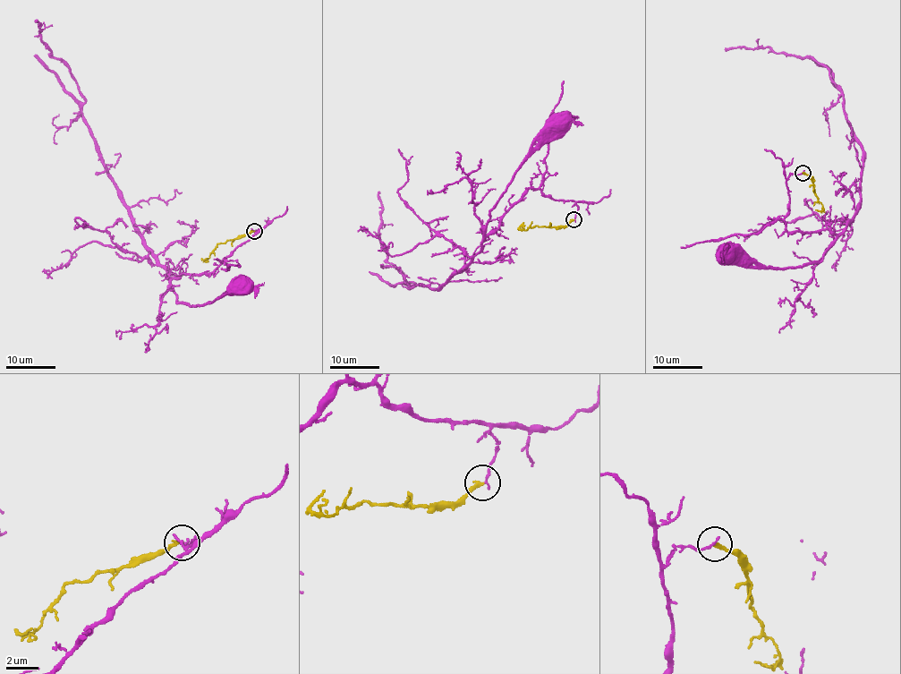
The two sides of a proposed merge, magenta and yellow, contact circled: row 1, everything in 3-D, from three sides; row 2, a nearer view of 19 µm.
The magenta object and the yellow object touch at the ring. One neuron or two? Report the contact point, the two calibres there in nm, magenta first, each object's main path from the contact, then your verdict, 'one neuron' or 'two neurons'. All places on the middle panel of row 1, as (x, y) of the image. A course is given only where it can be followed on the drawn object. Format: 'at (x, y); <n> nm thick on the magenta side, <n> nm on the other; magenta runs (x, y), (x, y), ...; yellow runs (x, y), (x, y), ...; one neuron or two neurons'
at (573, 219); 150 nm thick on the magenta side, 240 nm on the other; magenta runs (573, 220), (574, 202), (531, 187), (495, 230), (484, 232), (523, 158), (562, 127), (558, 121); yellow runs (573, 220), (556, 227), (534, 226), (526, 229), (522, 228), (523, 222); two neurons

